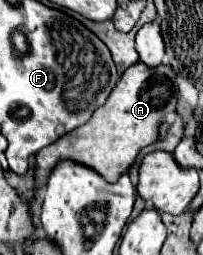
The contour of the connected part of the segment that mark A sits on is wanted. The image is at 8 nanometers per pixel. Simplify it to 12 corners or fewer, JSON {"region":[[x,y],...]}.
{"region":[[136,63],[108,101],[36,153],[34,189],[60,159],[118,181],[176,111],[174,71]]}

